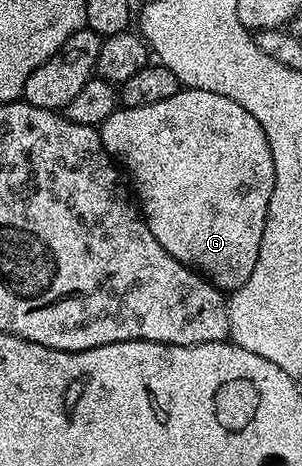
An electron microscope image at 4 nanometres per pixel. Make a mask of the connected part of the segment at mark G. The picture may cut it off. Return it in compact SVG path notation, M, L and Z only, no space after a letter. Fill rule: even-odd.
M180 88L176 96L168 96L168 100L160 100L160 104L114 110L112 116L97 127L97 132L115 163L130 173L129 181L140 213L146 219L148 232L160 240L160 248L191 270L197 270L219 290L240 289L244 280L252 276L252 268L256 268L268 200L272 200L274 191L272 152L264 128L260 128L260 120L256 120L252 112L244 112L236 100L228 100L228 96Z

